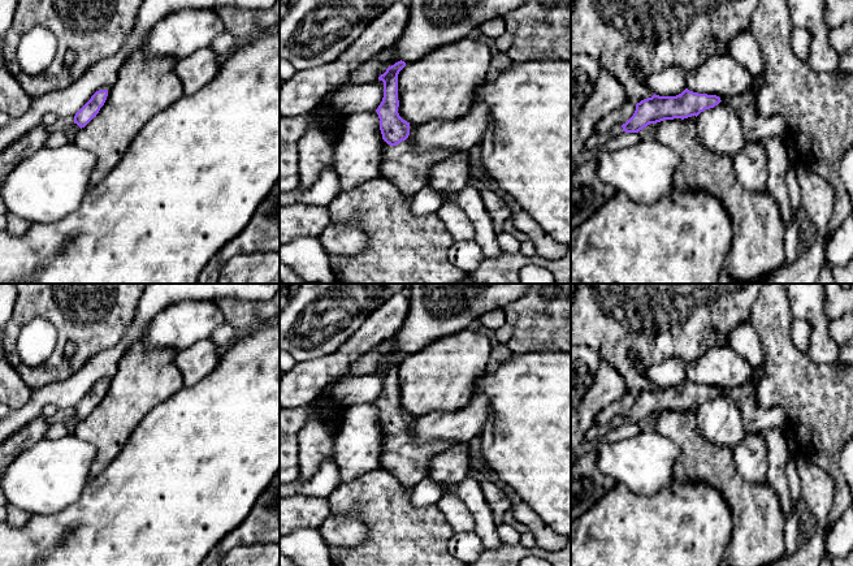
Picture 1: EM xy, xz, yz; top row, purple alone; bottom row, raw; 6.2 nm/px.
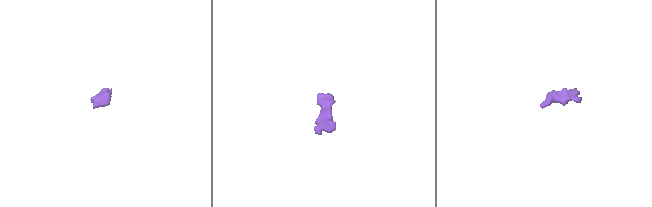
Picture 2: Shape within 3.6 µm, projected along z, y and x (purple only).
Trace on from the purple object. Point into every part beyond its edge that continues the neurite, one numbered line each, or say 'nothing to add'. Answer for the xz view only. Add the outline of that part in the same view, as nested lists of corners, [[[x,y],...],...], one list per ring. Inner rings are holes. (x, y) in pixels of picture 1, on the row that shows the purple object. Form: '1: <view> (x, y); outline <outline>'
1: xz (407, 169); outline [[[402,141],[397,146],[386,144],[380,176],[397,186],[406,198],[411,199],[428,185],[433,167],[453,159],[455,152],[429,148],[419,154],[408,141]]]

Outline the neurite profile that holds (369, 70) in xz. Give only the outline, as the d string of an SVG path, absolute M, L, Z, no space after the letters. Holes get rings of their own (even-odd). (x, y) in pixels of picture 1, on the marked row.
M386 48L378 51L374 56L372 56L368 61L364 61L352 74L350 83L365 83L378 79L381 74L386 72L386 69L395 62L400 61L395 55L394 49Z

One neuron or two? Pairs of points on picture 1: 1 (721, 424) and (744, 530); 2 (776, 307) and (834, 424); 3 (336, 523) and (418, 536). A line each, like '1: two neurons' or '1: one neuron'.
1: two neurons
2: one neuron
3: two neurons

